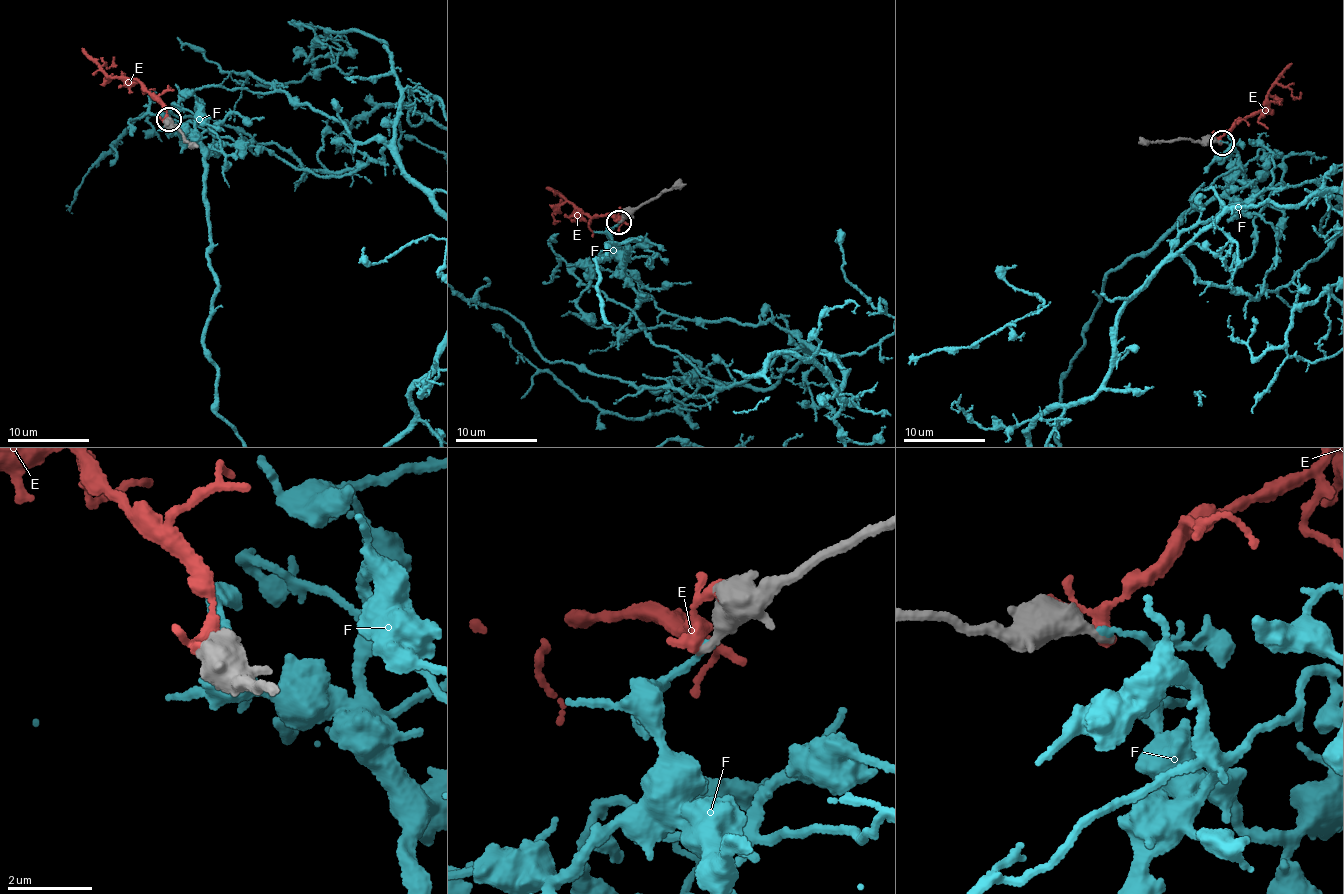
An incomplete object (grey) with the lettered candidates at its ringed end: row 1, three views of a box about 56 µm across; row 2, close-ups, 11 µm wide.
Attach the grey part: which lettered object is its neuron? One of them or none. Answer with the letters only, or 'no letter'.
no letter

